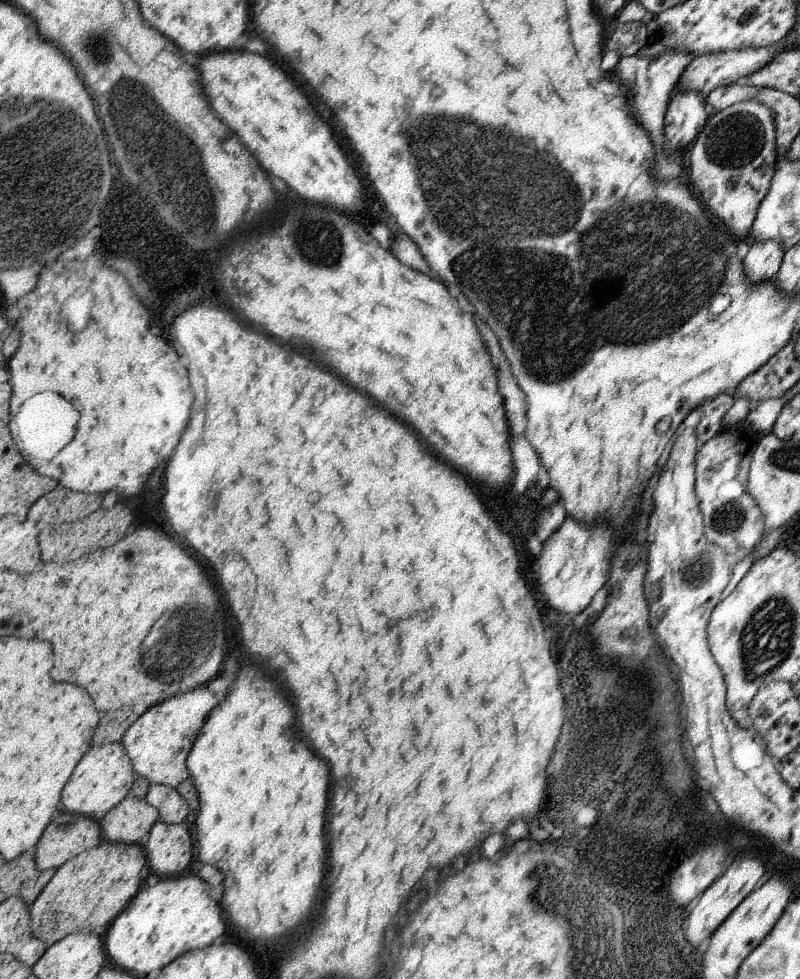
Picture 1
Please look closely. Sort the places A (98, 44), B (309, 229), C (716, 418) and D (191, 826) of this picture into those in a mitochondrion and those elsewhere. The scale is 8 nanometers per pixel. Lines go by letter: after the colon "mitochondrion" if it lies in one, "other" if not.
A: mitochondrion
B: mitochondrion
C: other
D: other

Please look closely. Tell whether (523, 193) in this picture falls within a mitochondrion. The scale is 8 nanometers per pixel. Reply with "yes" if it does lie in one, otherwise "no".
yes

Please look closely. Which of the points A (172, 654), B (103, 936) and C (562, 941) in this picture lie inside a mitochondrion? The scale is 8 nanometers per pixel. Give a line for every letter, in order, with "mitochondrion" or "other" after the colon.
A: mitochondrion
B: other
C: mitochondrion

